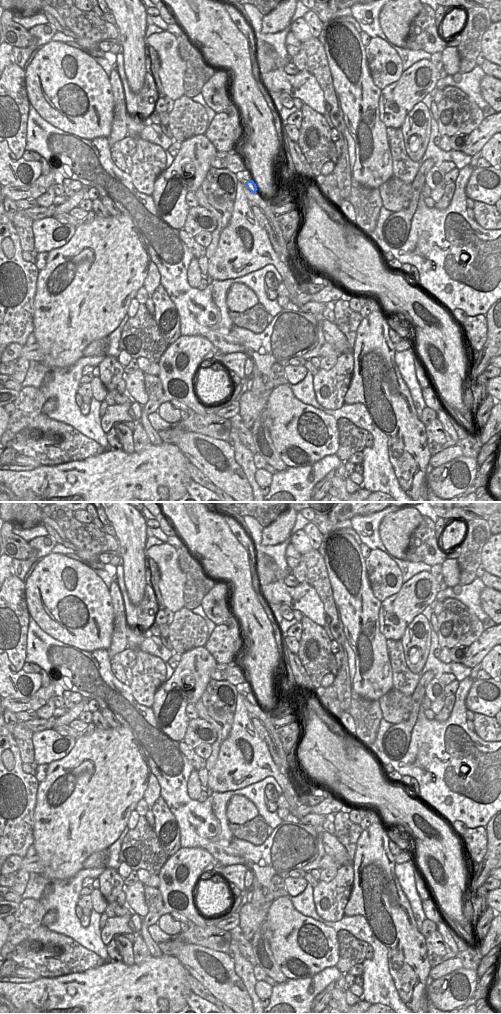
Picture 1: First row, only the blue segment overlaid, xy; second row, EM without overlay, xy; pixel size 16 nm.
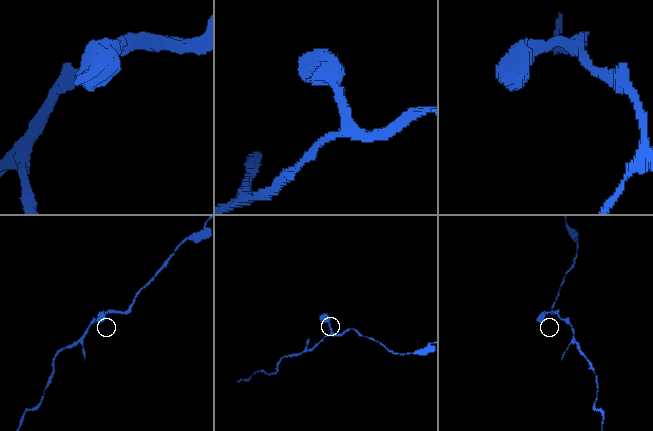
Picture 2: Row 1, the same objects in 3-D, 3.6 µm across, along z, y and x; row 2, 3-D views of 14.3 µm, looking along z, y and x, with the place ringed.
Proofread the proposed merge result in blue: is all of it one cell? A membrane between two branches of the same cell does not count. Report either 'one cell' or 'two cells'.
one cell

